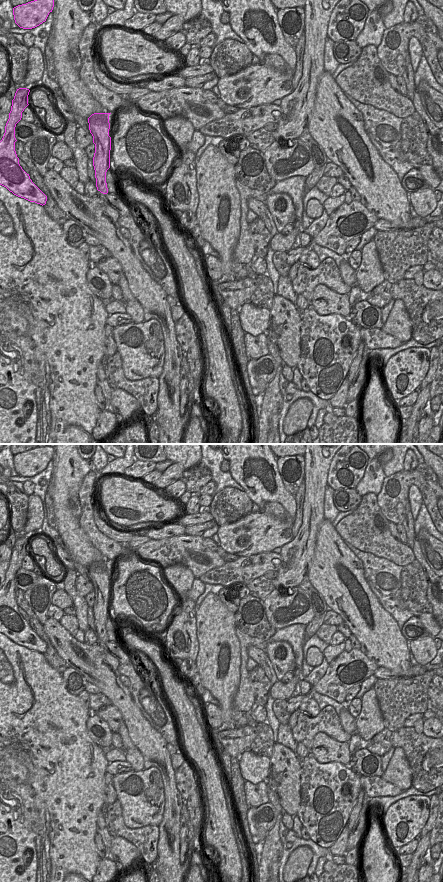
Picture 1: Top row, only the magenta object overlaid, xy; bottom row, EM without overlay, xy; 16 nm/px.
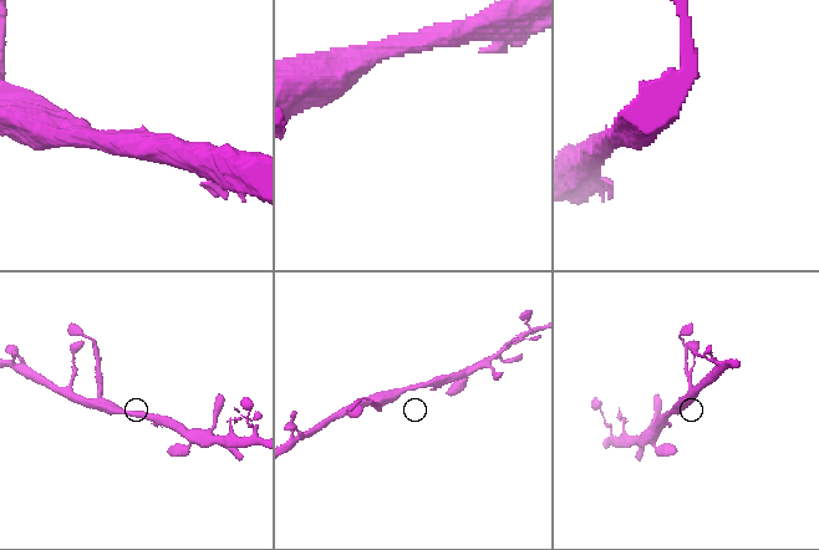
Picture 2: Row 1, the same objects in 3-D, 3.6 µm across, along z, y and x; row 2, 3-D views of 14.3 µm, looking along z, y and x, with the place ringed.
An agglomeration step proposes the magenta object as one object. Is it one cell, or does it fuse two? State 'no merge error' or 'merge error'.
merge error

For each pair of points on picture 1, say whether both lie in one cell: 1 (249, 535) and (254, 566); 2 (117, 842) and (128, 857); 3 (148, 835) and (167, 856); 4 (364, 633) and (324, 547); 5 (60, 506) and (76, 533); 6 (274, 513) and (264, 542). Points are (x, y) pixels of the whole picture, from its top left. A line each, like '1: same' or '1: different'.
1: different
2: same
3: different
4: same
5: same
6: same

